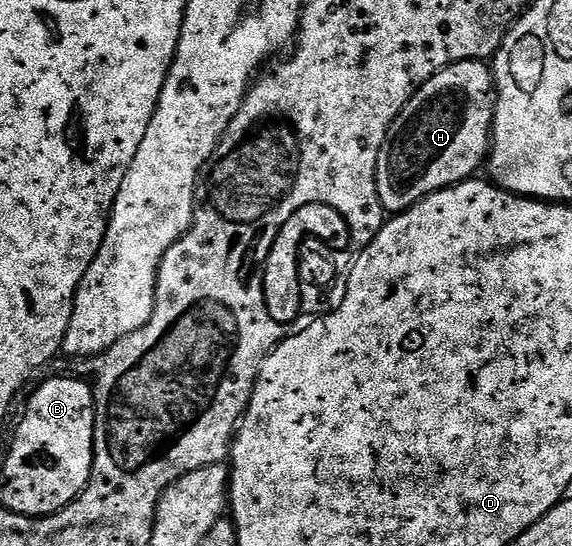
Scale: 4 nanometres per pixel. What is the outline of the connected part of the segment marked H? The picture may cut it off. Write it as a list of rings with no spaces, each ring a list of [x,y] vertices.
[[[480,60],[448,66],[438,71],[421,90],[417,90],[400,115],[392,121],[382,144],[382,152],[378,152],[376,187],[378,200],[384,205],[385,211],[395,216],[447,186],[469,181],[475,175],[472,173],[485,165],[490,149],[493,109],[494,79],[491,69]]]

